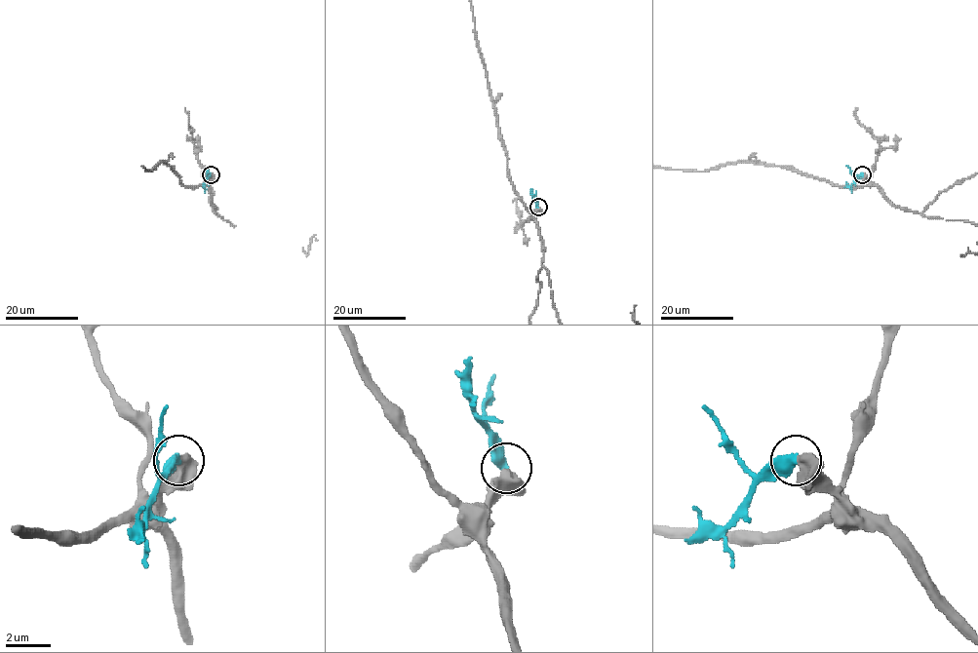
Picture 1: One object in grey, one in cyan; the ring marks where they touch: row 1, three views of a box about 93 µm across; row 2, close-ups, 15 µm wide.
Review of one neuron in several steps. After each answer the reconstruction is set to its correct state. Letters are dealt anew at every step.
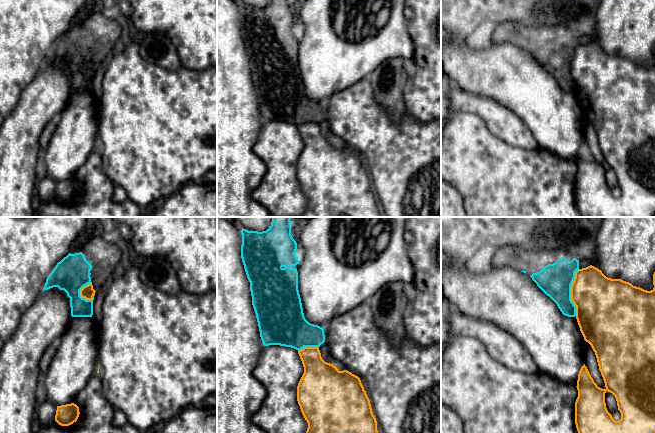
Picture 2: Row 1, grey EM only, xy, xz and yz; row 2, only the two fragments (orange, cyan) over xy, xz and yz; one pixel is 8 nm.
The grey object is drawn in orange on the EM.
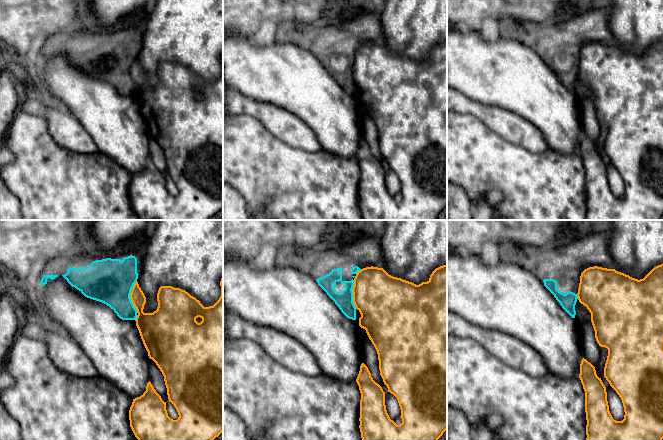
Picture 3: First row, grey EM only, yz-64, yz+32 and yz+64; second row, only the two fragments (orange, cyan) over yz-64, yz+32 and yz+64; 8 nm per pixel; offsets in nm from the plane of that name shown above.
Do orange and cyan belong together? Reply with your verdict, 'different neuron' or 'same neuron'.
different neuron

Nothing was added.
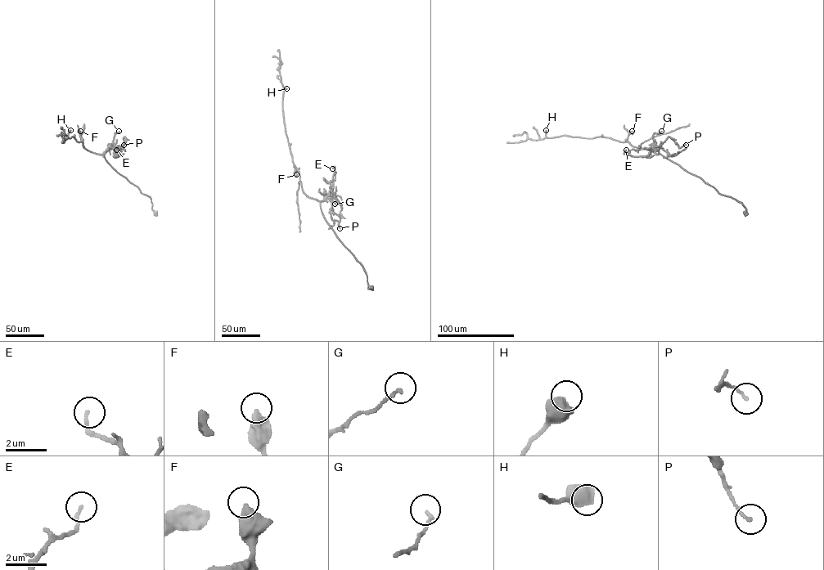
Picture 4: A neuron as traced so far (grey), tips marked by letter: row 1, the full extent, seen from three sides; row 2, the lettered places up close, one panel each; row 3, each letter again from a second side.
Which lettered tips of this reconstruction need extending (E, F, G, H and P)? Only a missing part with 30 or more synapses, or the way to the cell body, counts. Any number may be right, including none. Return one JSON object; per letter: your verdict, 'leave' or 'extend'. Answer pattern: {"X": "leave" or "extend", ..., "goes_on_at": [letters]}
{"E": "leave", "F": "leave", "G": "leave", "H": "leave", "P": "leave", "goes_on_at": []}

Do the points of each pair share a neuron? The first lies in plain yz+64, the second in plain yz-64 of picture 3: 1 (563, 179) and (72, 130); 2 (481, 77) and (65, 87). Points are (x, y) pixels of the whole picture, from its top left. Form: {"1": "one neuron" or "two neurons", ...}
{"1": "two neurons", "2": "one neuron"}

